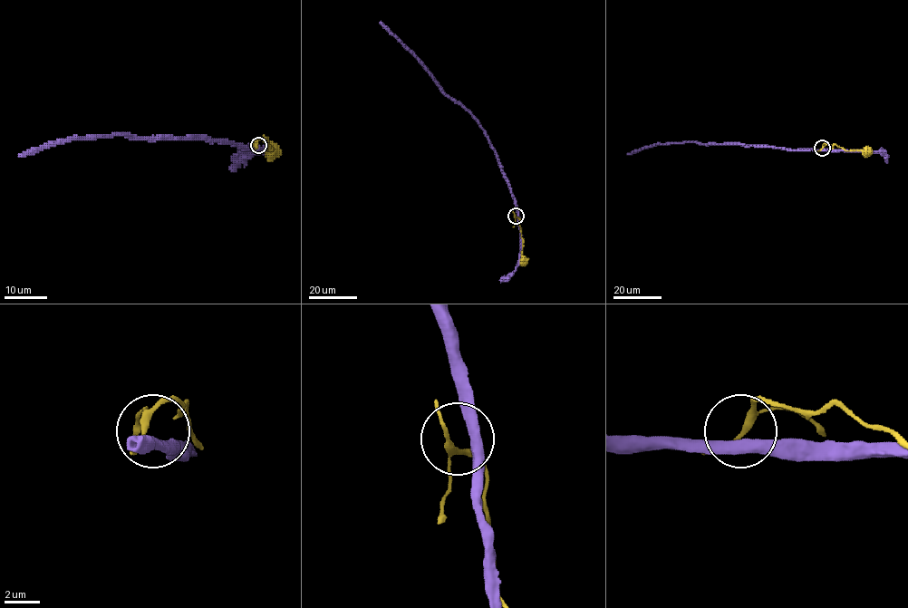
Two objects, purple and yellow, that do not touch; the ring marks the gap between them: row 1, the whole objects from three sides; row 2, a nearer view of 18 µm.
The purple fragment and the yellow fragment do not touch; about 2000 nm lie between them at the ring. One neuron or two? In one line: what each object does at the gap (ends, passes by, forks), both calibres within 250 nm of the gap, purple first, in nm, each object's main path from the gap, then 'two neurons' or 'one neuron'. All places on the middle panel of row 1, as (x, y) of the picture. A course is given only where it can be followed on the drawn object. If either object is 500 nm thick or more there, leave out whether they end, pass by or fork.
500 nm thick on the purple side, 320 nm on the other; purple runs (517, 214), (509, 182), (485, 130), (445, 93), (423, 65), (379, 22); yellow runs (515, 216), (519, 218), (523, 260); two neurons

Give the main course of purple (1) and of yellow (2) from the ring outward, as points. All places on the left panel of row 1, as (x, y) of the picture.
1: (261, 148), (206, 139), (96, 134), (58, 139), (18, 155)
2: (256, 144), (264, 138), (271, 150)

